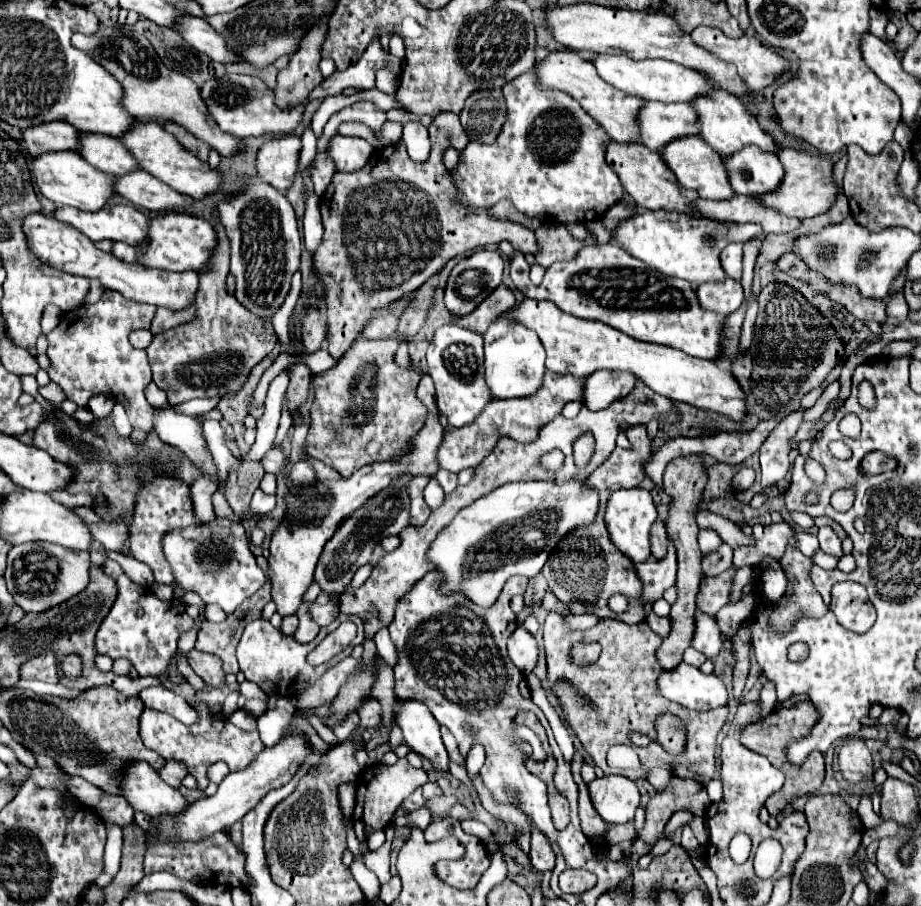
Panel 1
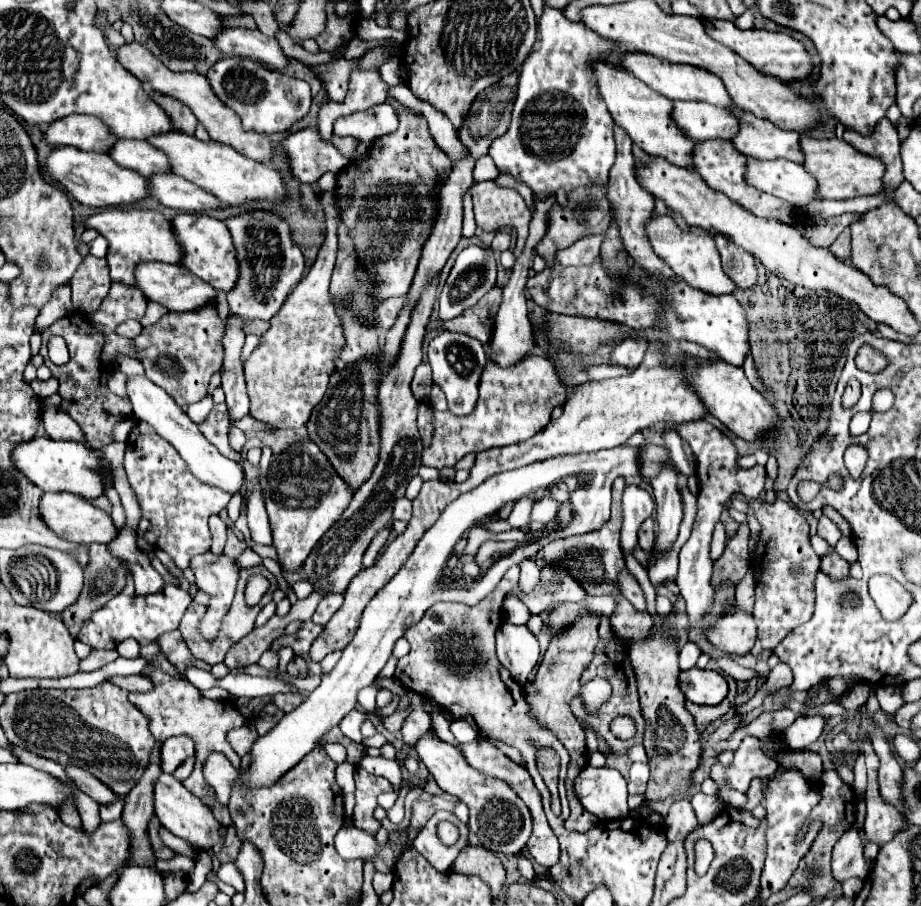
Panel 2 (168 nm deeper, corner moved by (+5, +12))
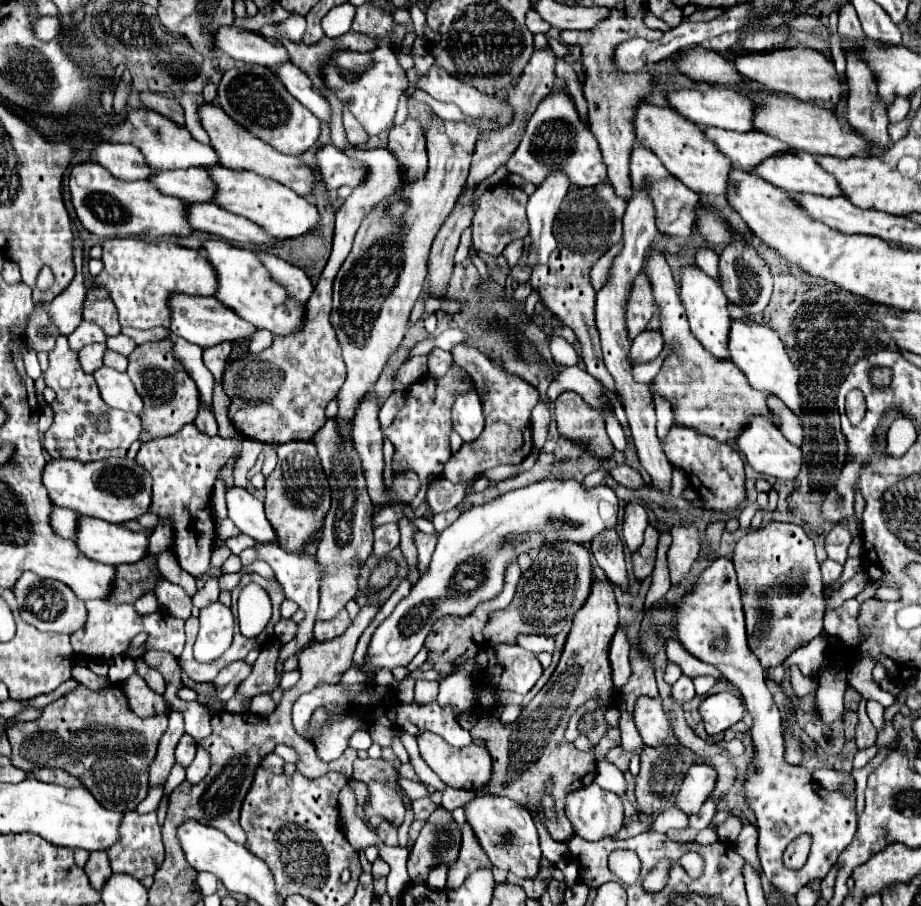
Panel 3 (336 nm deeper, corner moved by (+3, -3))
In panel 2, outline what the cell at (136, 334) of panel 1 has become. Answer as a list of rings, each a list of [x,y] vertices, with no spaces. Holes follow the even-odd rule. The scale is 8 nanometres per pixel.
[[[126,320],[116,328],[116,332],[126,338],[136,338],[142,332],[142,324],[138,320]]]

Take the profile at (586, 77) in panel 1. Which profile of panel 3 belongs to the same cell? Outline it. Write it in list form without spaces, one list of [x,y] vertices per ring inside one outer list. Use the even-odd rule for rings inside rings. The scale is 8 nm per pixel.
[[[642,103],[636,111],[636,139],[652,149],[664,163],[664,167],[698,195],[726,193],[728,175],[732,171],[730,159],[726,159],[726,155],[720,155],[718,147],[714,147],[714,143],[710,143],[702,135],[702,129],[696,123],[690,123],[674,109],[660,109],[652,103]]]

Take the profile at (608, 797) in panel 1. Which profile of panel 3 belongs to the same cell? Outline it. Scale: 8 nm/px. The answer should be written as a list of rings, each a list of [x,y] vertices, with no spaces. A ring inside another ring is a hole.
[[[590,783],[566,797],[566,817],[574,827],[574,835],[588,841],[612,837],[624,825],[620,797],[604,791],[596,783]]]

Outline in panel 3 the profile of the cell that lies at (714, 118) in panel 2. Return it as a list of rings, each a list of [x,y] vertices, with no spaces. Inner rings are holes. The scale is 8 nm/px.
[[[706,127],[704,135],[718,145],[718,149],[732,161],[740,163],[744,171],[756,167],[768,157],[774,155],[784,155],[784,153],[796,153],[790,149],[790,145],[778,141],[776,137],[770,137],[760,131],[750,131],[750,133],[738,133],[738,131],[728,131],[728,129],[718,129],[718,127]]]

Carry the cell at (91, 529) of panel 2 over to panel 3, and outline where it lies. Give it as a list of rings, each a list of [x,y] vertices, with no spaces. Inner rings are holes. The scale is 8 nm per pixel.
[[[80,517],[76,545],[90,559],[110,565],[136,563],[148,555],[146,533],[134,533],[124,525],[92,517]]]

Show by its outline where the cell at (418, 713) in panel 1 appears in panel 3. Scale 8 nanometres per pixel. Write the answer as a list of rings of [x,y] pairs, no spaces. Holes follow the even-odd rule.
[[[486,795],[486,797],[474,797],[466,807],[466,819],[472,825],[482,849],[490,857],[490,863],[498,869],[510,871],[516,877],[528,877],[534,879],[538,877],[540,871],[540,843],[538,843],[538,829],[530,817],[530,813],[514,803],[508,797],[496,797],[496,795]]]

